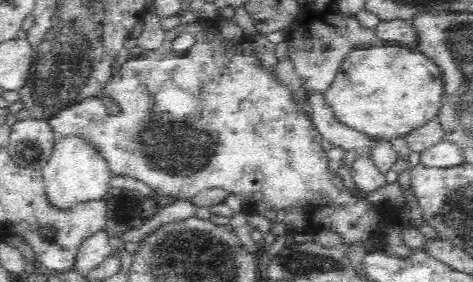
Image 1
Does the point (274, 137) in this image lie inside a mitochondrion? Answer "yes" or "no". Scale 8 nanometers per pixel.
no

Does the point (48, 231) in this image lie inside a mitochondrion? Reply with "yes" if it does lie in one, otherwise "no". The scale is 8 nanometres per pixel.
yes

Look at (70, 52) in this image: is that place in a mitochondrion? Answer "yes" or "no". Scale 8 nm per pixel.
yes

